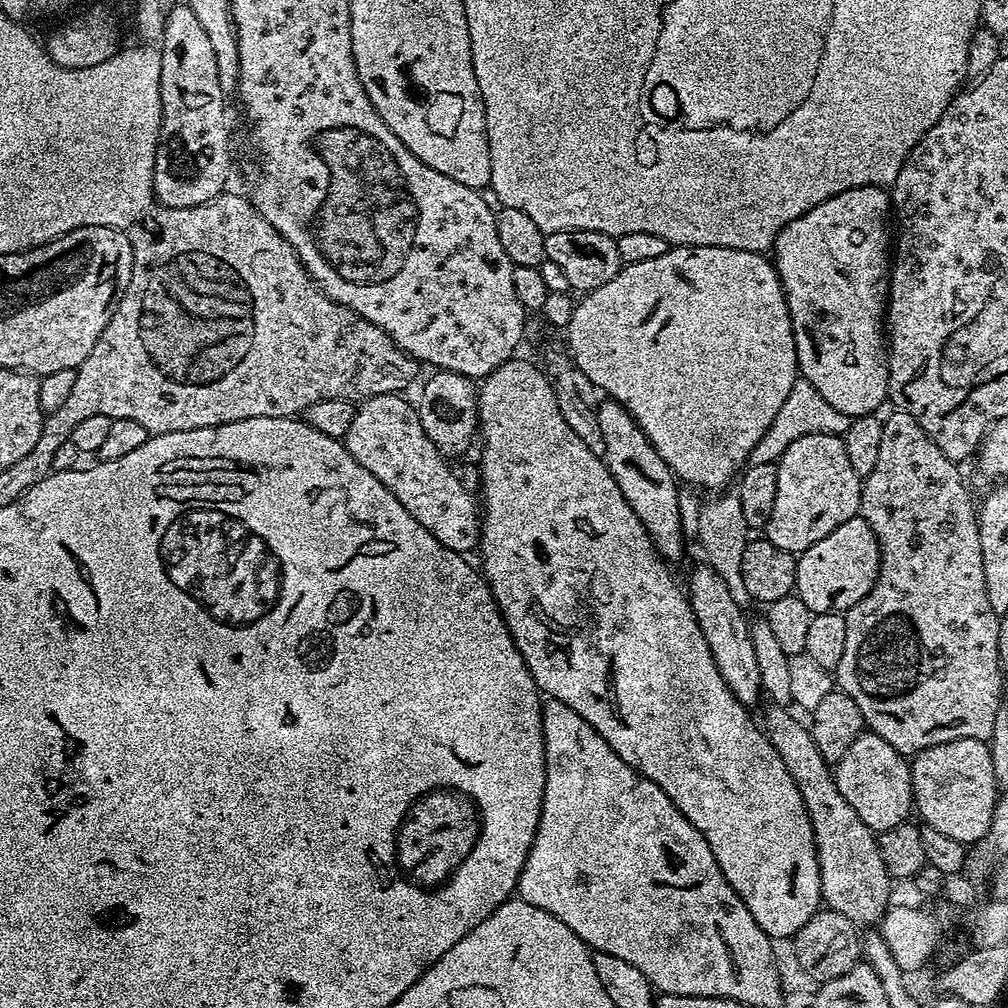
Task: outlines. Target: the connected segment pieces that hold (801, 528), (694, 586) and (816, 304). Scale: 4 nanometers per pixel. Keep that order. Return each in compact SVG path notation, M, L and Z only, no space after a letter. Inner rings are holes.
M806 434L796 442L790 442L776 464L778 470L778 498L774 498L774 514L766 525L766 539L782 550L793 554L806 551L814 542L826 538L830 530L842 526L860 510L862 477L854 474L850 458L846 458L846 446L840 436L834 434Z
M700 562L700 565L689 574L686 595L698 626L702 630L702 638L706 638L710 654L714 654L718 674L722 674L730 694L743 706L758 703L762 700L758 662L754 659L750 620L749 617L744 617L744 612L740 609L741 601L731 596L726 582L718 578L718 574L707 562Z
M862 186L854 190L846 190L842 194L834 194L830 198L826 198L826 202L822 202L818 206L814 206L814 210L806 210L806 214L802 214L798 218L794 218L794 222L790 222L783 230L777 232L776 243L774 245L774 263L776 265L776 273L784 287L784 297L786 298L786 306L790 310L790 322L794 330L794 346L796 347L796 366L799 375L810 382L810 386L814 386L814 390L818 390L818 394L822 394L822 398L826 398L826 402L830 402L830 406L834 406L834 410L842 410L842 414L846 414L850 418L858 416L871 416L877 411L876 407L880 403L888 400L888 349L886 347L886 301L888 298L888 281L890 279L890 196L883 187L875 188L874 186Z

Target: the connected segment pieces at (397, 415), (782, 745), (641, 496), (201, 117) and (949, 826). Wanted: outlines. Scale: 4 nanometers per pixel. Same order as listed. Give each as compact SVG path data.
M391 392L378 394L368 400L356 404L354 422L350 422L350 430L344 435L346 450L358 462L358 466L366 466L406 510L442 546L461 554L475 549L480 542L480 522L478 504L473 493L463 489L457 473L448 464L449 461L426 438L426 430L422 430L422 422L418 418L415 407L404 401L403 395Z
M769 703L767 707L762 731L774 750L778 750L782 762L786 762L790 778L794 778L798 794L802 794L816 844L823 903L843 914L858 928L877 925L890 906L892 879L877 848L875 833L865 826L858 814L854 814L854 810L850 810L850 802L842 798L835 775L814 746L809 725L795 720L783 704Z
M604 398L597 409L597 418L602 441L606 442L604 465L610 470L614 482L618 482L618 490L622 490L630 510L634 510L656 553L665 562L682 559L686 537L680 517L680 488L673 468L662 459L660 452L652 445L651 436L638 426L635 415L619 399Z
M186 3L169 8L164 15L164 32L158 41L162 74L160 75L160 141L156 143L152 194L157 205L198 206L225 191L232 152L228 149L228 120L224 117L226 95L218 84L217 63L206 31Z
M962 738L930 746L911 757L912 799L927 827L947 834L965 846L981 841L988 834L996 809L998 787L994 776L991 750L982 740Z

